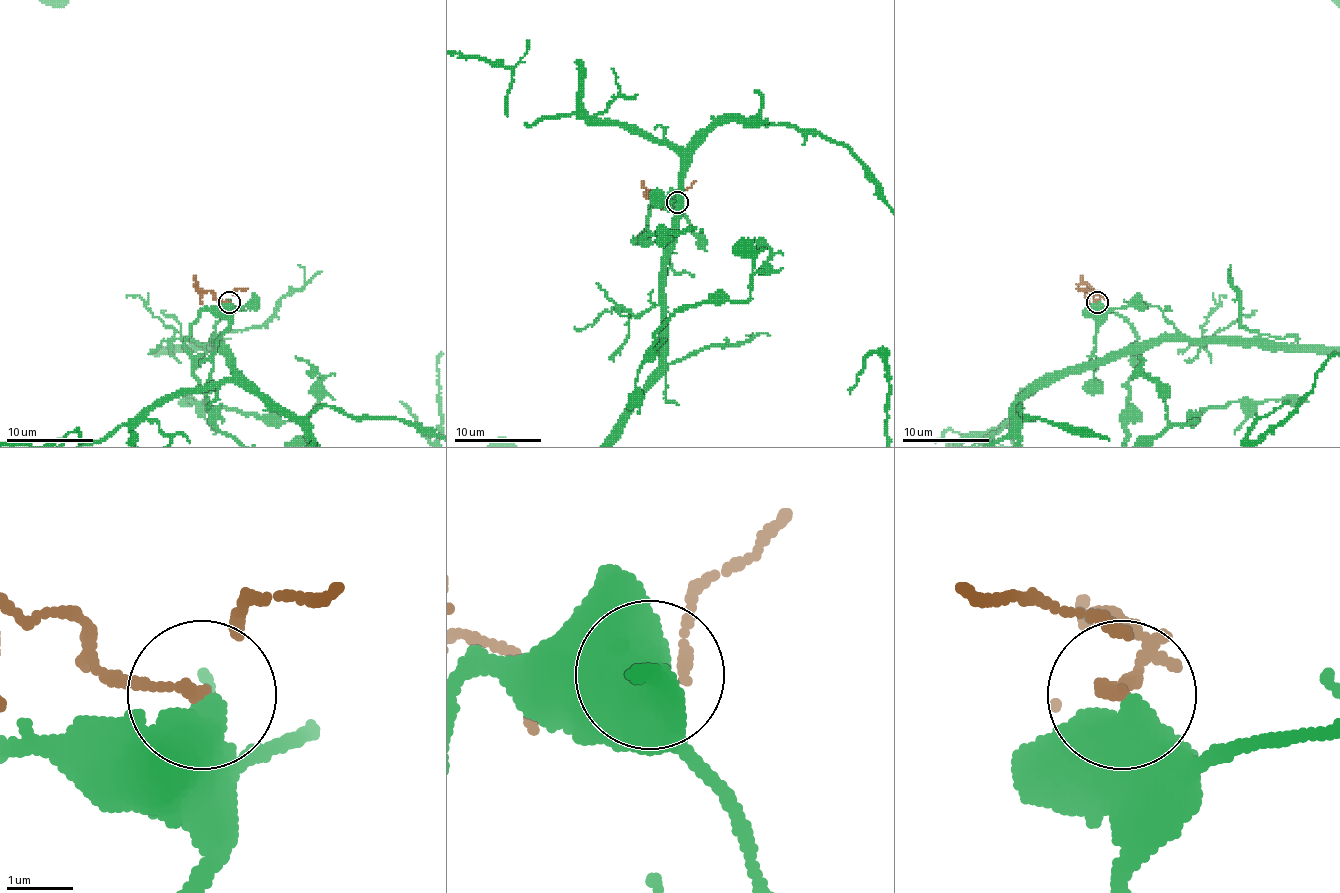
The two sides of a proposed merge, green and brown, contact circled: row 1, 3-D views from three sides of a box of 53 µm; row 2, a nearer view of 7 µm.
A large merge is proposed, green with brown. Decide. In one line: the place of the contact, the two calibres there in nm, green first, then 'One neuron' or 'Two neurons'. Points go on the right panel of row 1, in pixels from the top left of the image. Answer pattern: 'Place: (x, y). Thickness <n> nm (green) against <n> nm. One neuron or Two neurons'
Place: (1097, 302). Thickness 700 nm (green) against 120 nm. Two neurons

